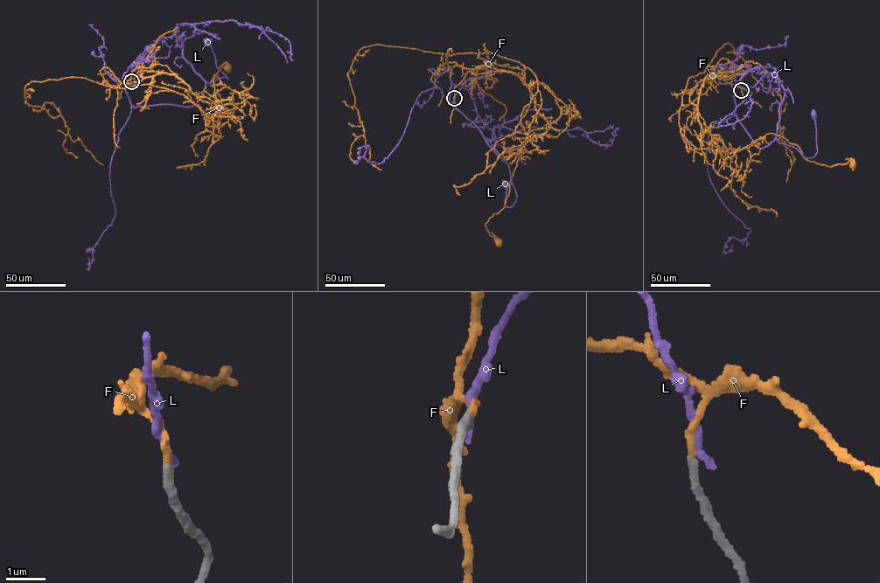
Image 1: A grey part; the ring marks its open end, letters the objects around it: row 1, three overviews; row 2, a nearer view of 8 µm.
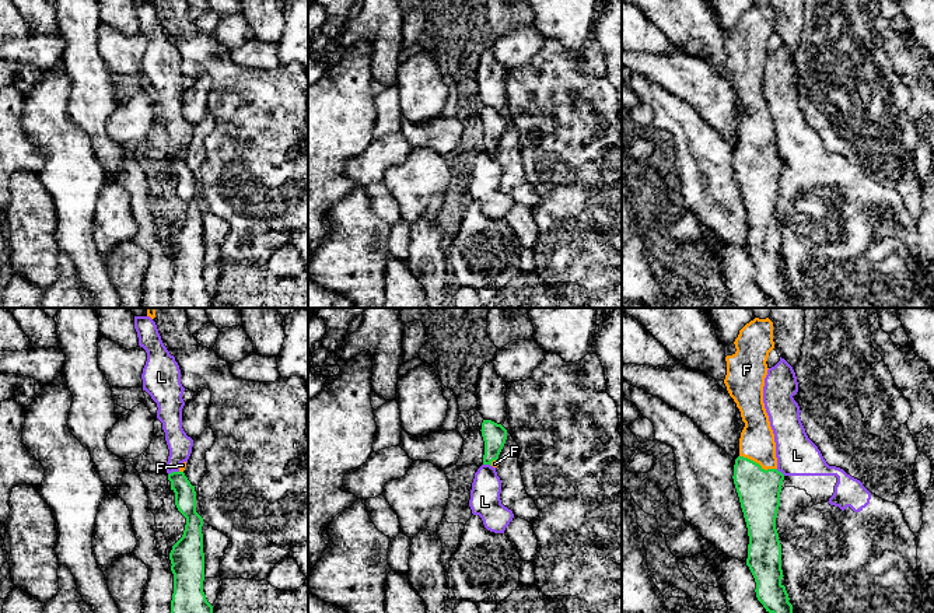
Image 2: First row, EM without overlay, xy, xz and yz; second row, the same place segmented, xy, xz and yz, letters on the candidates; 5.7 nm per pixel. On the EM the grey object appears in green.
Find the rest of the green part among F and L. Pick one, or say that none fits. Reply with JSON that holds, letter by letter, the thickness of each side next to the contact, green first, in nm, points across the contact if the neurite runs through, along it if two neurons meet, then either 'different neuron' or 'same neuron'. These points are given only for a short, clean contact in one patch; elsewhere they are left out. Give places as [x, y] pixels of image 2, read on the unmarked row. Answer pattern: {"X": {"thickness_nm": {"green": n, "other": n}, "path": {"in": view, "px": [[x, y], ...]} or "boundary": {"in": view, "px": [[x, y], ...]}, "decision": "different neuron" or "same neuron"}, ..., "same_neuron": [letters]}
{"F": {"thickness_nm": {"green": 240, "other": 200}, "path": {"in": "yz", "px": [[759, 177], [758, 150], [756, 129]]}, "decision": "same neuron"}, "L": {"thickness_nm": {"green": 130, "other": 140}, "boundary": {"in": "xy", "px": [[178, 157], [172, 157], [168, 161]]}, "decision": "different neuron"}, "same_neuron": ["F"]}

